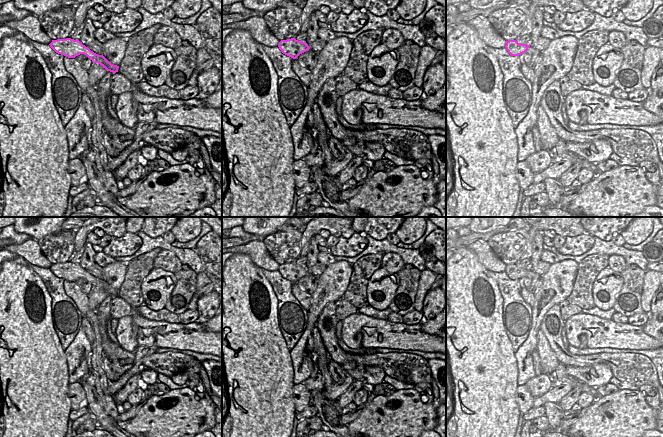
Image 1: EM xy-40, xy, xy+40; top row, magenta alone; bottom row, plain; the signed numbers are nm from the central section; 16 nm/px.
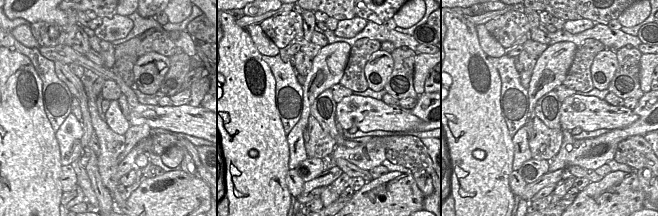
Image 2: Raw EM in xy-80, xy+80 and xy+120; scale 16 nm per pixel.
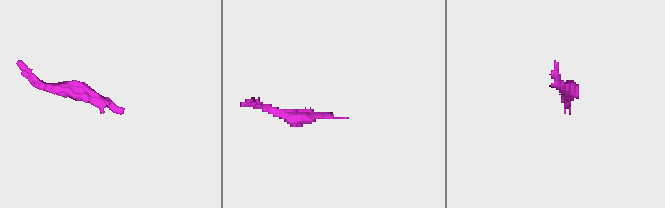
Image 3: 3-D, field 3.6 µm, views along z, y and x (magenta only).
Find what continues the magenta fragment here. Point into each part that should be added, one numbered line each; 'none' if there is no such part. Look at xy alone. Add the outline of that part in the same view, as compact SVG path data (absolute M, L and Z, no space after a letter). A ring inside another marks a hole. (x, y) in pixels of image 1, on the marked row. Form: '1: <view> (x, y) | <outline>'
none

